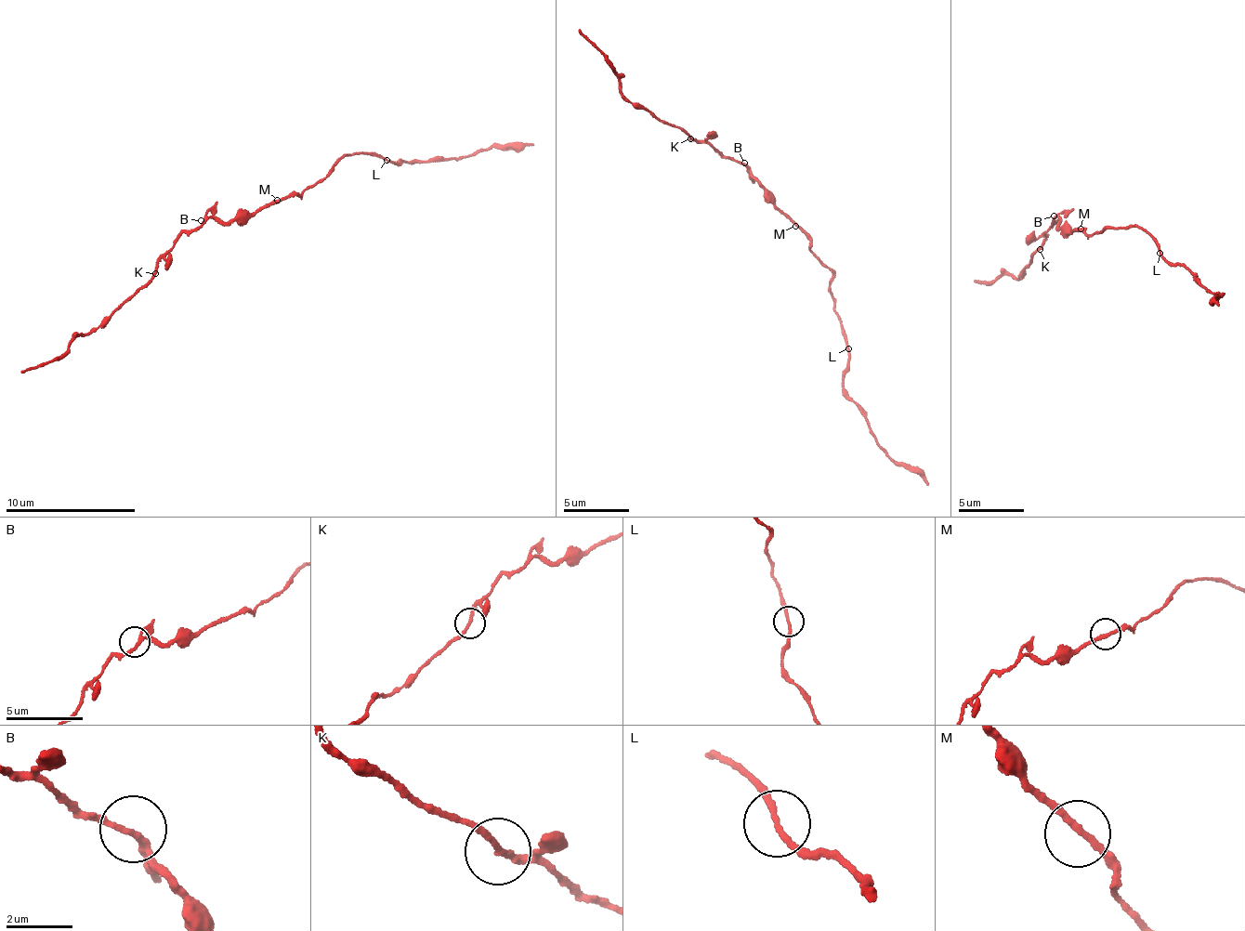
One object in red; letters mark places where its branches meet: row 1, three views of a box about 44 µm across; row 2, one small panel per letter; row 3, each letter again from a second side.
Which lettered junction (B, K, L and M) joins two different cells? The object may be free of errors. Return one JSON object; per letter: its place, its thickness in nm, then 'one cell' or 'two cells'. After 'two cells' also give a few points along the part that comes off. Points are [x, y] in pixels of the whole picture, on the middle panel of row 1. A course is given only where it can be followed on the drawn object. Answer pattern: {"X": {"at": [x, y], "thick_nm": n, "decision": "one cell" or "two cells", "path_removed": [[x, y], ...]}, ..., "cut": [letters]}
{"B": {"at": [744, 163], "thick_nm": 190, "decision": "one cell"}, "K": {"at": [690, 138], "thick_nm": 170, "decision": "one cell"}, "L": {"at": [848, 348], "thick_nm": 160, "decision": "one cell"}, "M": {"at": [795, 226], "thick_nm": 200, "decision": "one cell"}, "cut": []}

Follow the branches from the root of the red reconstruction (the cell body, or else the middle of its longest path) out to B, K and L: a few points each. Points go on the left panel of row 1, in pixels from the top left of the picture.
B: (279, 201), (255, 212), (236, 215), (228, 221), (201, 220)
K: (279, 201), (255, 212), (236, 215), (228, 221), (205, 220), (177, 240), (154, 274)
L: (279, 201), (305, 191), (334, 168), (334, 163), (349, 154), (373, 152), (386, 161)

